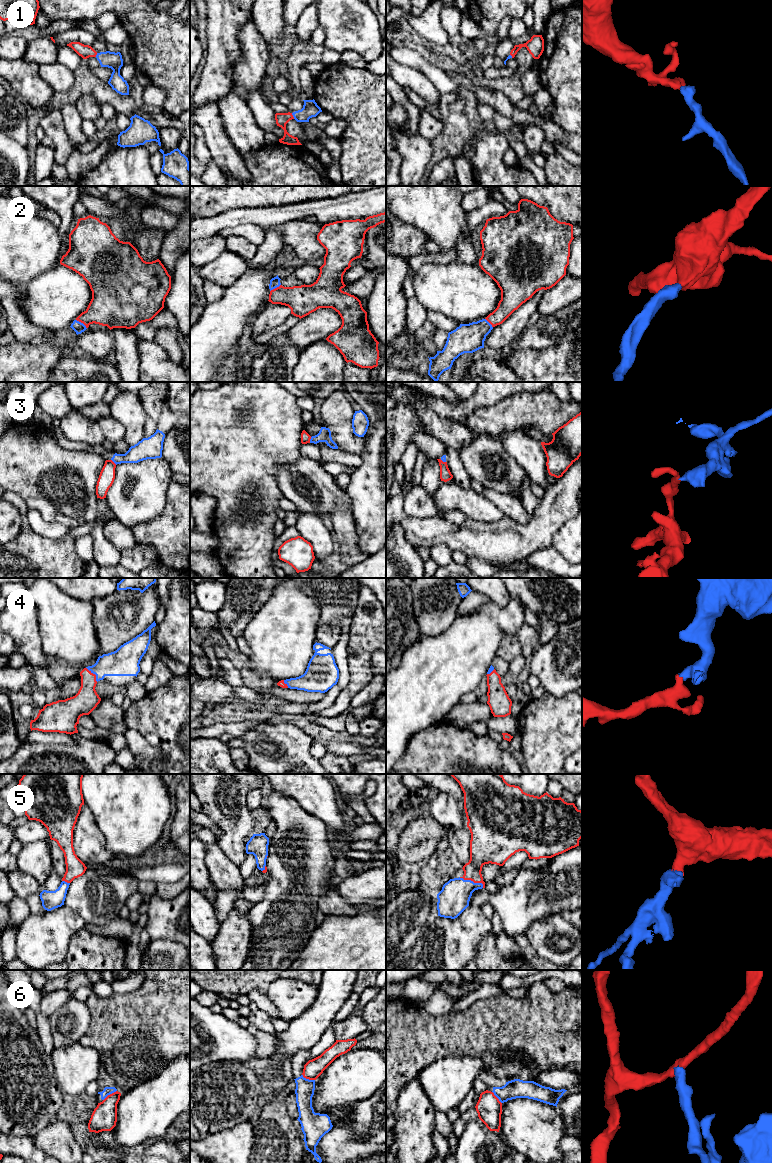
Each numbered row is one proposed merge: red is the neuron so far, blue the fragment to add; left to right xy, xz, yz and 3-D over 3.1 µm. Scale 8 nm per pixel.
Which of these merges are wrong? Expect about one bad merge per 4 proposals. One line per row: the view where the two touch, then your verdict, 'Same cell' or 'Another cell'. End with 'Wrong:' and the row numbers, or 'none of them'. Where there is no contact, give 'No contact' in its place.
1: Touches red in xz. Same cell
2: Touches red in xy. Same cell
3: Touches red in xz. Another cell
4: Touches red in xy. Same cell
5: Touches red in yz. Same cell
6: Touches red in xy. Another cell
Wrong: 3, 6

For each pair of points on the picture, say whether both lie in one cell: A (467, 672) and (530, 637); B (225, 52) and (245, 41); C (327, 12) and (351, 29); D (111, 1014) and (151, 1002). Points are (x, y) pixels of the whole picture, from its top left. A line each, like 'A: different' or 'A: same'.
A: different
B: same
C: same
D: same

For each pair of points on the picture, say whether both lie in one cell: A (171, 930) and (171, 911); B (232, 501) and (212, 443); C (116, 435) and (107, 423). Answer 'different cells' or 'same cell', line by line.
A: same cell
B: same cell
C: same cell

